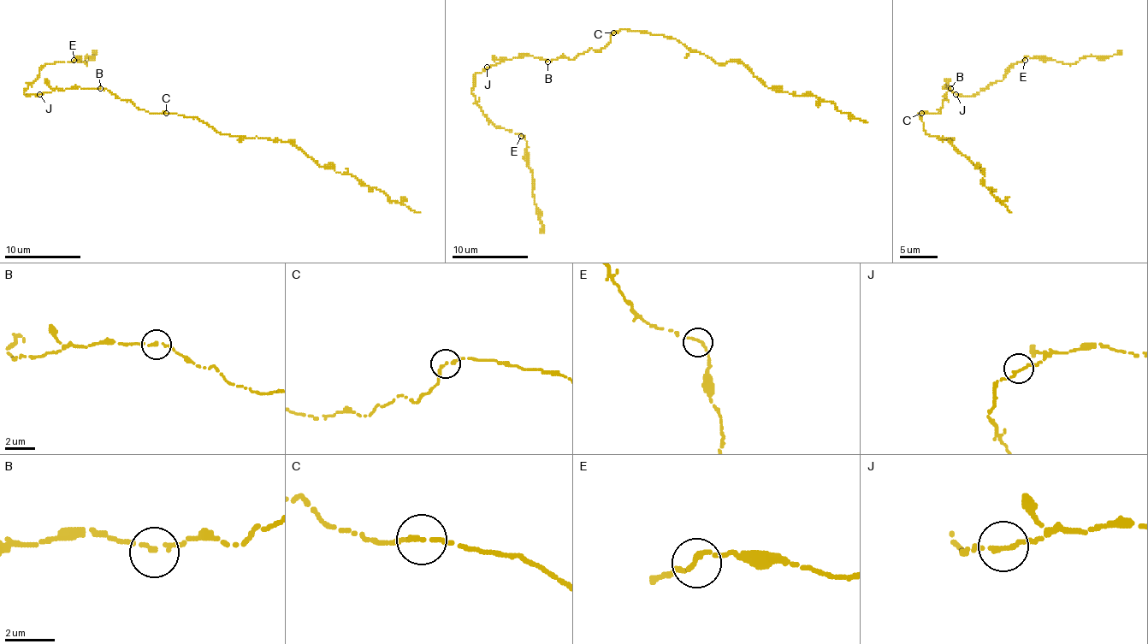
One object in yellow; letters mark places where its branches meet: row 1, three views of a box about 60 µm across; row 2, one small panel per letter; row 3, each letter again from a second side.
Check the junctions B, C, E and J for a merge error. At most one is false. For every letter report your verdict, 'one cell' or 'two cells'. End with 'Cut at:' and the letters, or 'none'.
B: one cell
C: one cell
E: one cell
J: one cell
Cut at: none

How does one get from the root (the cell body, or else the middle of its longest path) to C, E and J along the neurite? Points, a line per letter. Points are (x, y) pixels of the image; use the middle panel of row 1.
C: (591, 48), (600, 50), (614, 32)
E: (591, 48), (572, 59), (532, 56), (502, 59), (476, 74), (471, 94), (481, 111), (494, 126), (521, 136)
J: (591, 48), (572, 59), (540, 59), (532, 56), (519, 56), (487, 67)

